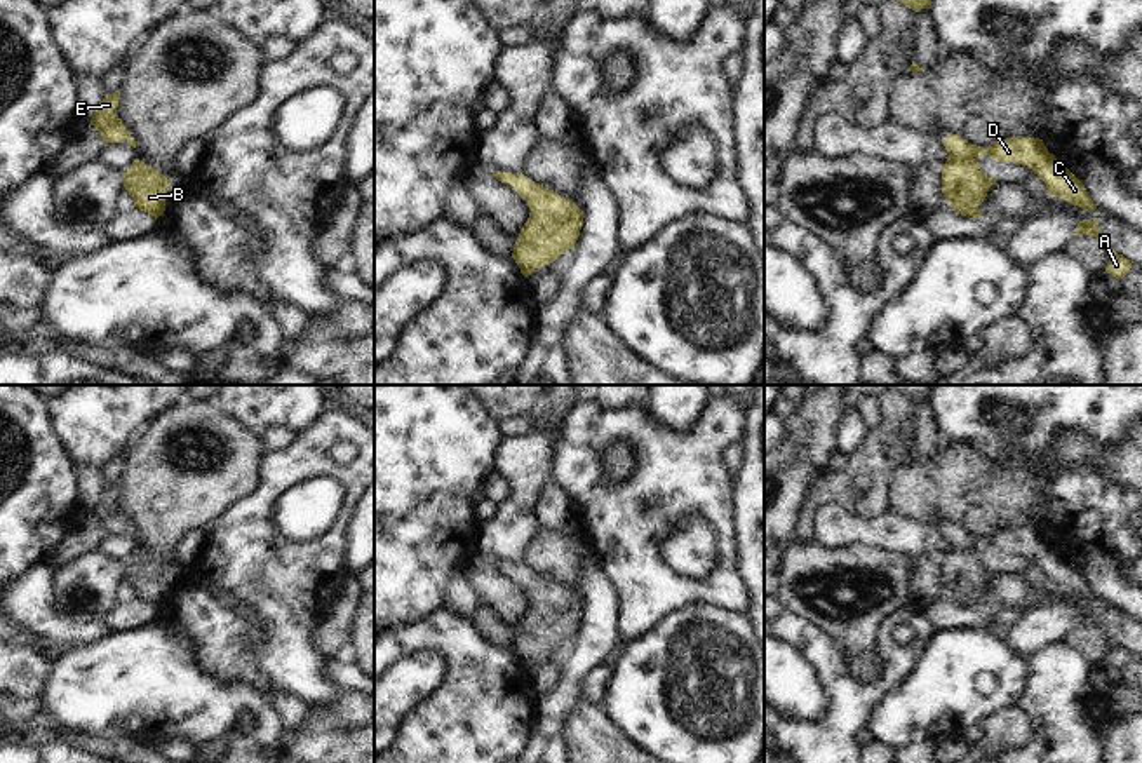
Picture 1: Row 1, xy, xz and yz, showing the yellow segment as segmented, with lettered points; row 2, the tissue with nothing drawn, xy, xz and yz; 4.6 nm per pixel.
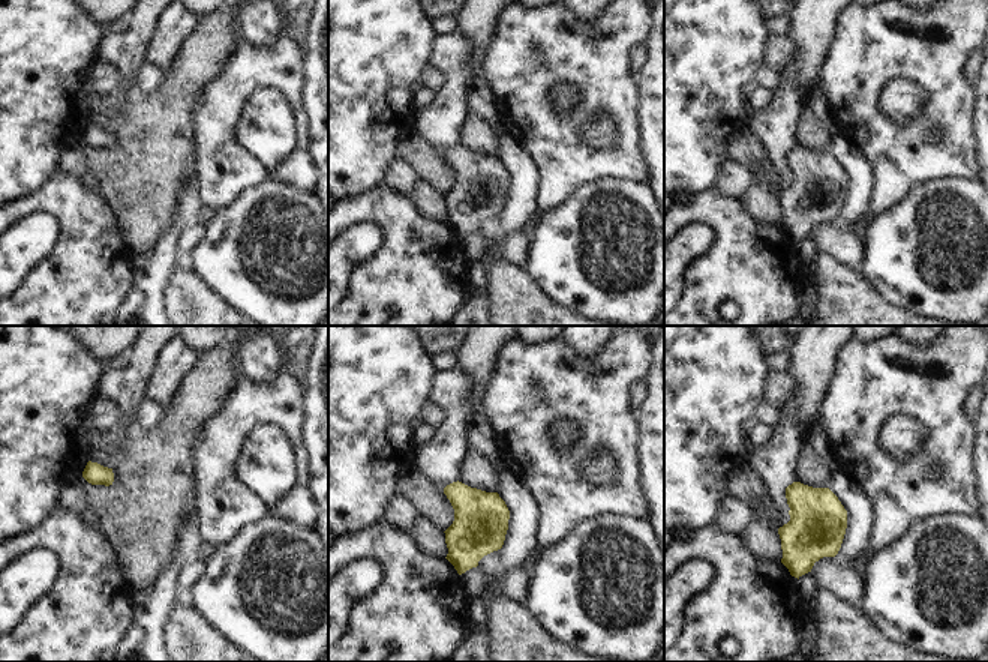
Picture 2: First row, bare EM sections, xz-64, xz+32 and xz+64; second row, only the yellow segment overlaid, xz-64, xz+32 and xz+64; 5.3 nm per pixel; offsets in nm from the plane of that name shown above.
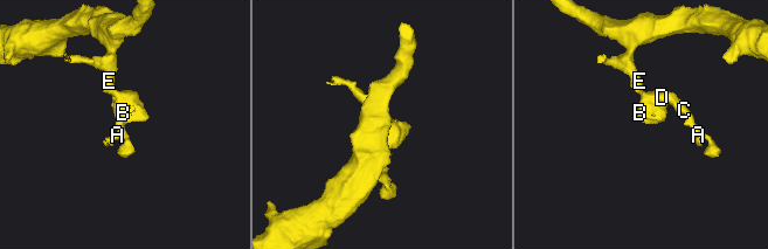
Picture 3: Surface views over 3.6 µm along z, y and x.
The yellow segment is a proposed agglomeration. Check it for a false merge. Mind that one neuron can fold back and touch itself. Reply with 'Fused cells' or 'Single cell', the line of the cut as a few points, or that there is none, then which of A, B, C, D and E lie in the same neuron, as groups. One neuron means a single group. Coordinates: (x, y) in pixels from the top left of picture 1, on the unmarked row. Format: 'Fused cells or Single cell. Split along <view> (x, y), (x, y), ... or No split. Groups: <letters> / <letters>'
Single cell. No split. Groups: A B C D E.

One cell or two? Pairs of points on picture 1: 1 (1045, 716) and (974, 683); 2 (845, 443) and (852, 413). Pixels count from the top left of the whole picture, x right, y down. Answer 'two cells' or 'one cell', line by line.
1: two cells
2: one cell

